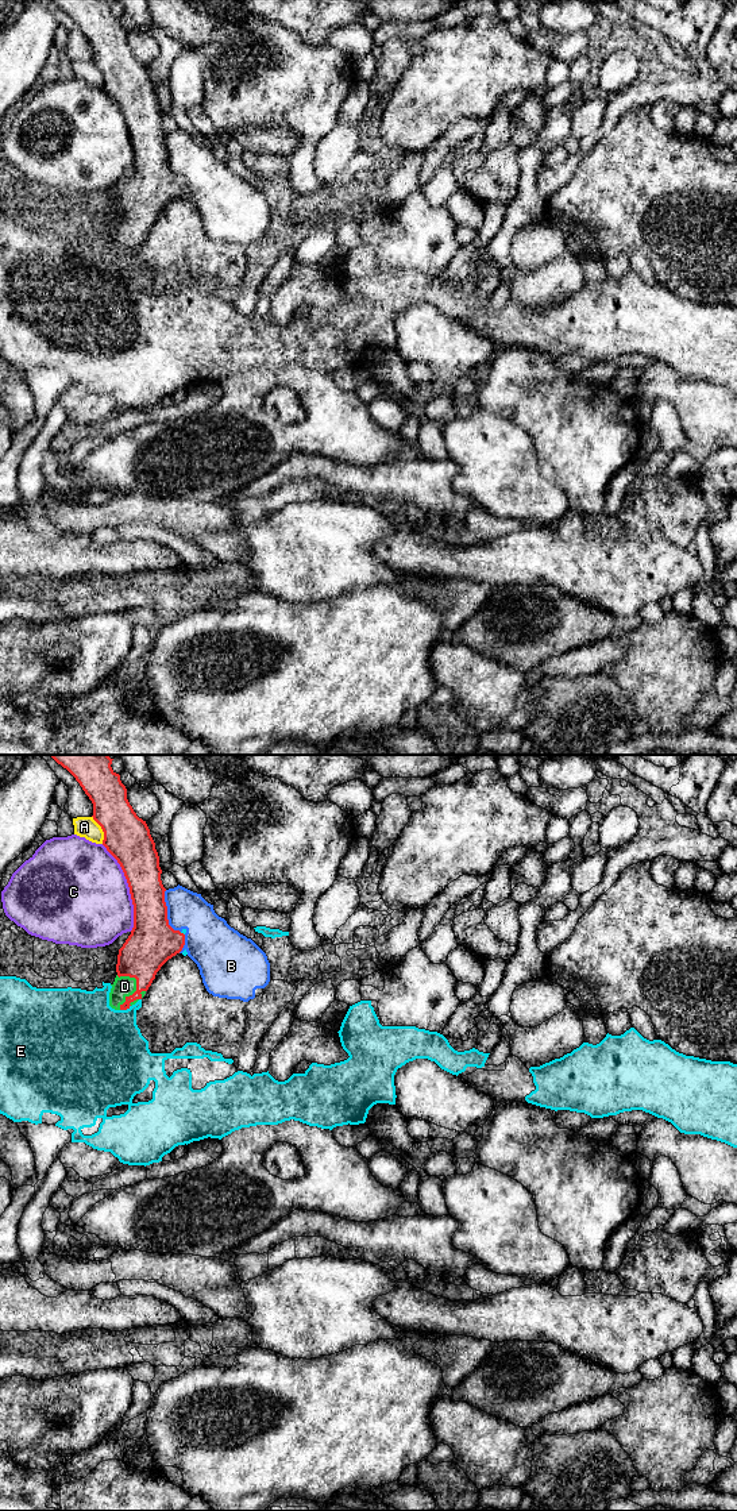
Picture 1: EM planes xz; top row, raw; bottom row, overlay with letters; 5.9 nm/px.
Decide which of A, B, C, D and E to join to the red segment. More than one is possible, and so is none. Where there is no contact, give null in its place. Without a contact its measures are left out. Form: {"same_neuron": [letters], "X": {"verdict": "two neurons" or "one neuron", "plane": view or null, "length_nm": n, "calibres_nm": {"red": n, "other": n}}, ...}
{"same_neuron": ["D"], "A": {"verdict": "two neurons", "plane": "xz", "length_nm": 180, "calibres_nm": {"red": 280, "other": 130}}, "B": {"verdict": "two neurons", "plane": "xz", "length_nm": 280, "calibres_nm": {"red": 280, "other": 220}}, "C": {"verdict": "two neurons", "plane": "xz", "length_nm": 550, "calibres_nm": {"red": 260, "other": 500}}, "D": {"verdict": "one neuron", "plane": "xz", "length_nm": 220, "calibres_nm": {"red": 260, "other": 130}}, "E": {"verdict": "two neurons", "plane": "xz", "length_nm": 70, "calibres_nm": {"red": 130, "other": 460}}}

